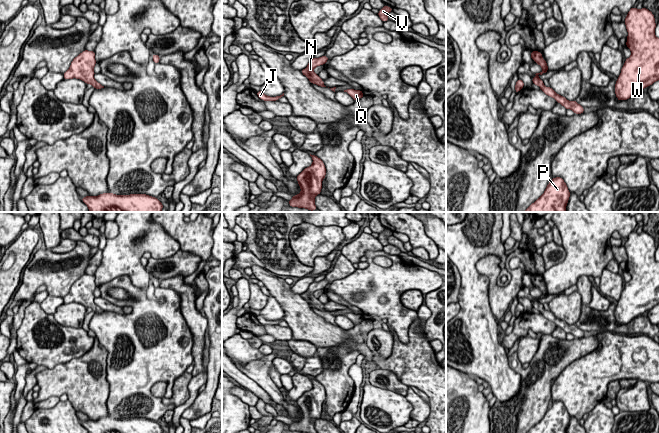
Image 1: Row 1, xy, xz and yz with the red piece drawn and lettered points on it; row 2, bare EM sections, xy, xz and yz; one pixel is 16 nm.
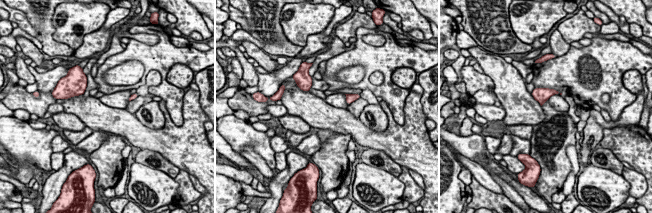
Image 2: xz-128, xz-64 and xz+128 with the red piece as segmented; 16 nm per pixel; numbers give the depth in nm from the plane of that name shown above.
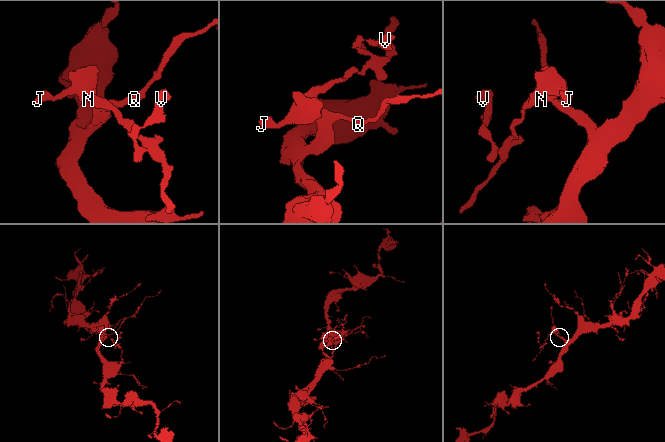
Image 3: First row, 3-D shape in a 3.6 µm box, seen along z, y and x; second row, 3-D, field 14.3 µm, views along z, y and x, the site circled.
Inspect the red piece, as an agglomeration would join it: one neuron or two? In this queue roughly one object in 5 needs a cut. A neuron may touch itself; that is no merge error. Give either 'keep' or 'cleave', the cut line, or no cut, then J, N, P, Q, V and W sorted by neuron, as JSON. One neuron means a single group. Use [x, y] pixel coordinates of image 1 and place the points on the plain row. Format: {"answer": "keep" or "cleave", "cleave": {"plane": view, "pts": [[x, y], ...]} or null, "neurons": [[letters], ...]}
{"answer": "keep", "cleave": null, "neurons": [["J", "N", "P", "Q", "V", "W"]]}

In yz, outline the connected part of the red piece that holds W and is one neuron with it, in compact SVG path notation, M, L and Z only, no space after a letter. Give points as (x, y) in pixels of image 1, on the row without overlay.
M632 231L624 246L631 280L625 284L615 308L619 325L628 324L659 304L659 262L655 260L653 237L645 231L640 234Z

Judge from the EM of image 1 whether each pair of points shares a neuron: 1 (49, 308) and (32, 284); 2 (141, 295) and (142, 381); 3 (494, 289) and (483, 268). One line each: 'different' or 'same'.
1: different
2: same
3: same

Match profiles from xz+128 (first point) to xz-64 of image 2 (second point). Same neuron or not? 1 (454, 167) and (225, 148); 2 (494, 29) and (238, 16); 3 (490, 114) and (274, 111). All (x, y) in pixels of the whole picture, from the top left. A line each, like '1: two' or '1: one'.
1: two
2: two
3: one

